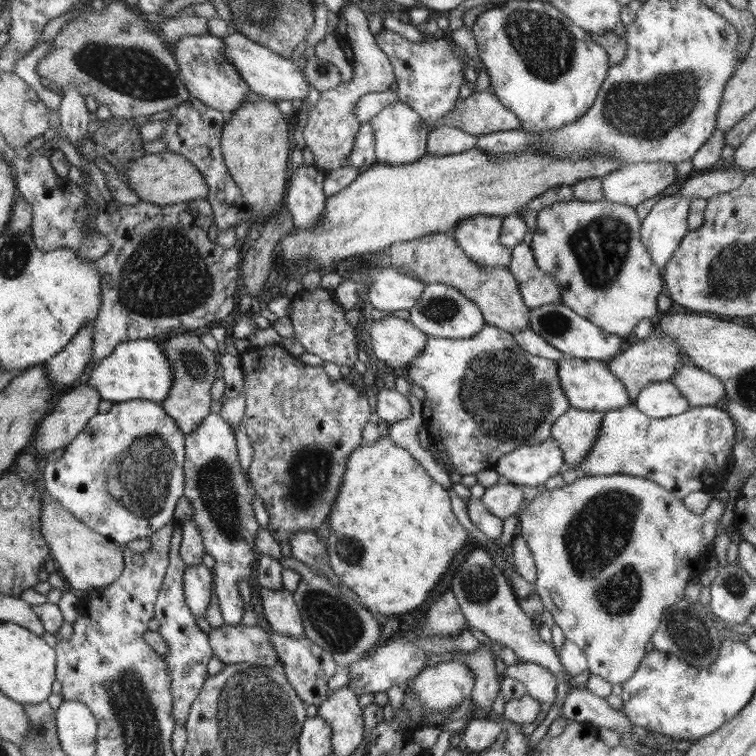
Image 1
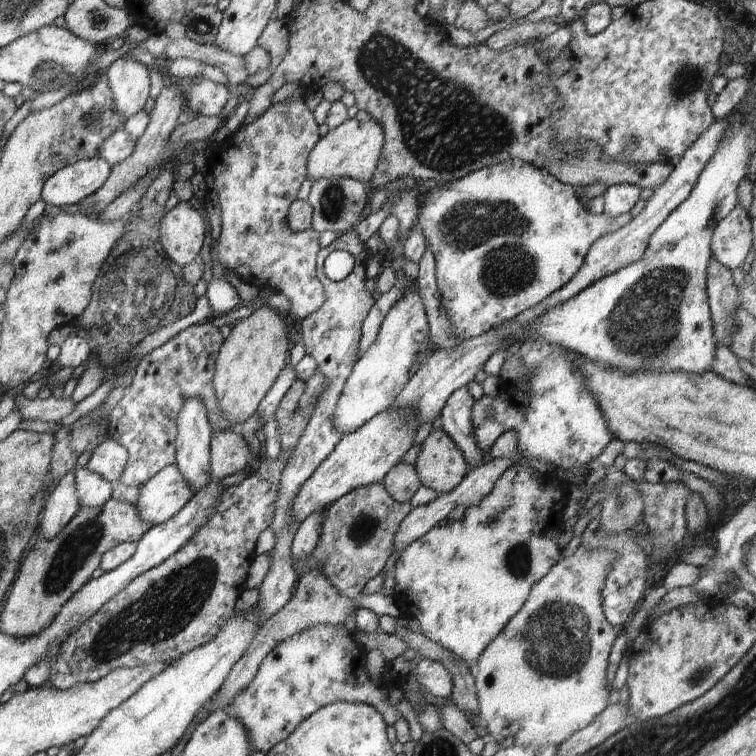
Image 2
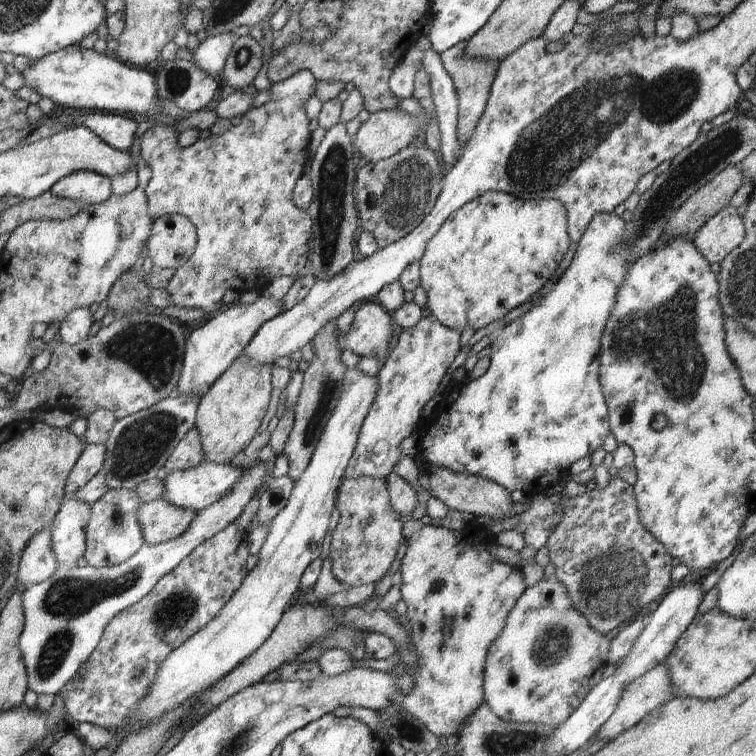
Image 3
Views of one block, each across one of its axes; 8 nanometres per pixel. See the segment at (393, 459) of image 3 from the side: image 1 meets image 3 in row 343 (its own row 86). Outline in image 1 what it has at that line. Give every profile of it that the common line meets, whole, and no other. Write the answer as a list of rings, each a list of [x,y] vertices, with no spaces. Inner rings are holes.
[[[386,28],[374,34],[374,39],[393,66],[400,102],[410,106],[430,128],[440,127],[444,116],[454,110],[458,102],[460,86],[467,81],[464,58],[452,54],[452,46],[446,40],[416,43]]]

